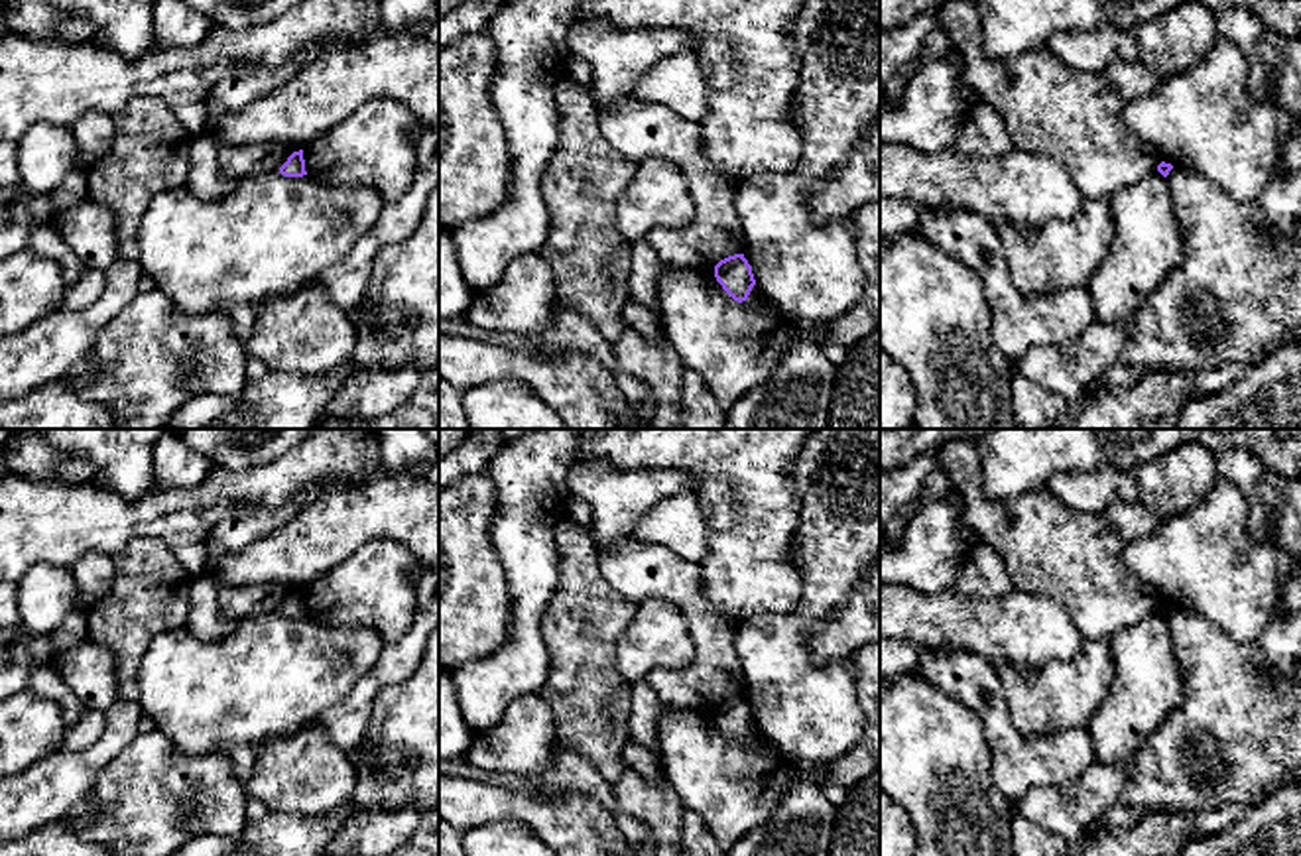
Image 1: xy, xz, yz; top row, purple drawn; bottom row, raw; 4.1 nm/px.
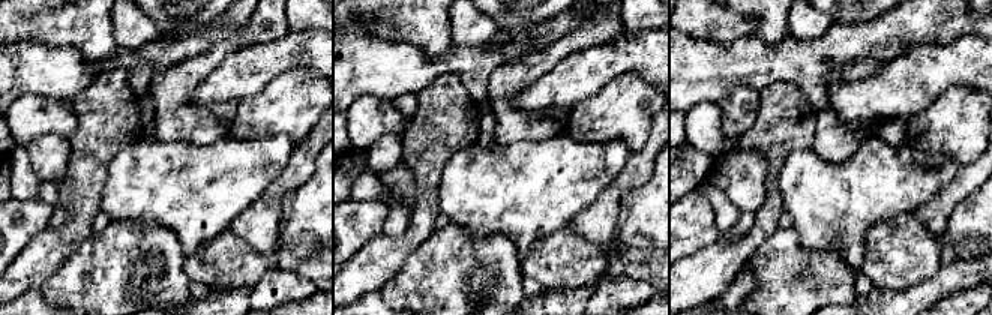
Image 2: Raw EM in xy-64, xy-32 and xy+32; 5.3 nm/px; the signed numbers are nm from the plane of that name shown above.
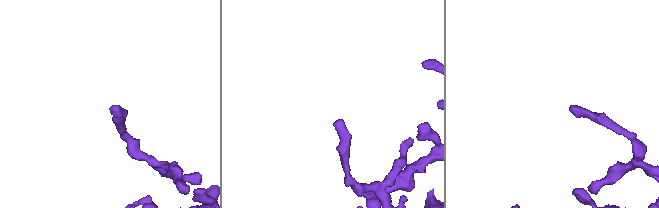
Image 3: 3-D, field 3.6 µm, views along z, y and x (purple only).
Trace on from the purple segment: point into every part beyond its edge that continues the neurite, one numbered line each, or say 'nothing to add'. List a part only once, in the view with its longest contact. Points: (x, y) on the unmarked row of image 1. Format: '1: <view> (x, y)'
nothing to add

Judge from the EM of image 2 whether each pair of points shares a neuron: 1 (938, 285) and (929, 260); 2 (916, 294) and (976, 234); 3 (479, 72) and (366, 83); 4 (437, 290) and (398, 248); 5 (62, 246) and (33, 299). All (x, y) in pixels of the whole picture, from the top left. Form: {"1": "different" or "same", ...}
{"1": "different", "2": "same", "3": "same", "4": "different", "5": "different"}

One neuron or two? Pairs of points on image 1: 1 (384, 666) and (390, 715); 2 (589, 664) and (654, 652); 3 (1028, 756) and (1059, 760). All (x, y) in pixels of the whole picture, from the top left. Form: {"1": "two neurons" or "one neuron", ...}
{"1": "two neurons", "2": "two neurons", "3": "one neuron"}

